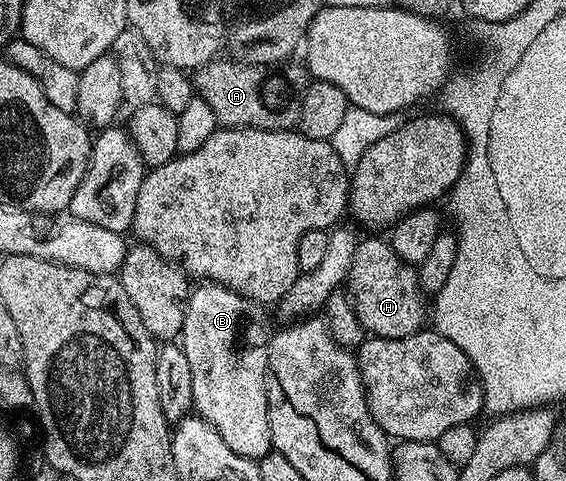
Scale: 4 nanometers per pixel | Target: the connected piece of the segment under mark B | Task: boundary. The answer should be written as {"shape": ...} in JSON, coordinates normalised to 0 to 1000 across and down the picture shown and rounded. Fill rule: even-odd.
{"shape":[[[353,595],[337,609],[332,620],[332,644],[325,663],[325,686],[322,692],[322,721],[329,744],[336,753],[336,780],[343,792],[343,836],[341,850],[350,859],[355,873],[364,875],[385,902],[392,902],[392,919],[413,936],[413,944],[428,944],[438,956],[459,958],[461,952],[482,938],[481,904],[477,902],[477,869],[473,867],[473,709],[475,692],[466,692],[466,682],[459,676],[461,642],[447,626],[433,615],[422,615],[419,607],[408,607],[394,595]]]}

